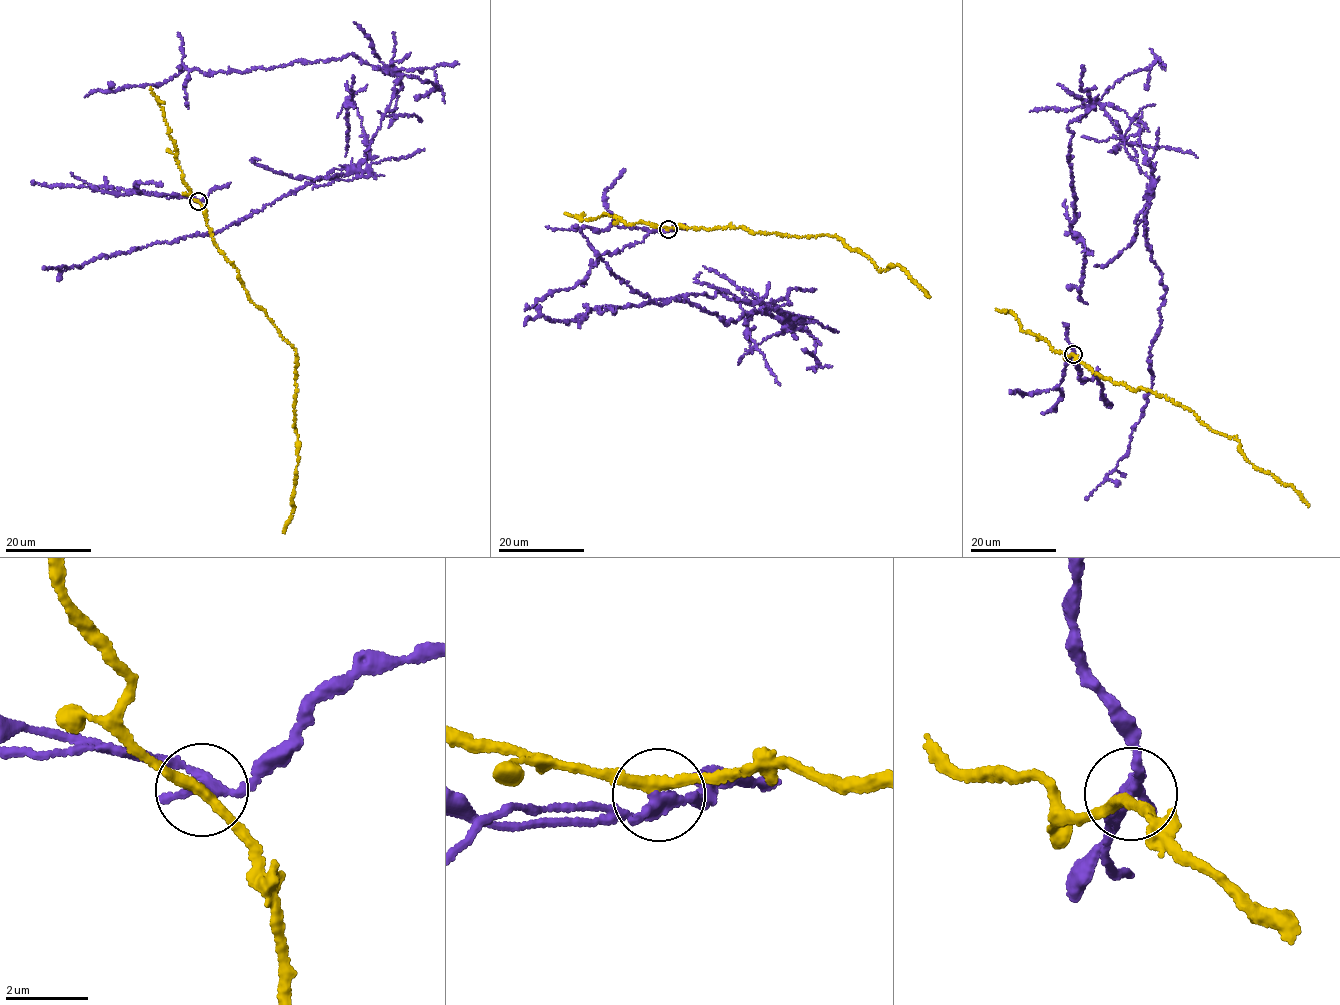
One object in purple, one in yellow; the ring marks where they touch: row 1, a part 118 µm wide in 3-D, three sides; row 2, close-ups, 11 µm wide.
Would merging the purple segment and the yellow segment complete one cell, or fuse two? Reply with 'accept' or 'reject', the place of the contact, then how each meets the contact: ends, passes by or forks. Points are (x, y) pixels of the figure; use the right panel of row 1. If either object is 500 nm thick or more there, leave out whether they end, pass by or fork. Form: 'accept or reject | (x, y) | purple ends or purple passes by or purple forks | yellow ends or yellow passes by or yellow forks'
reject | (1073, 354) | purple passes by | yellow passes by

